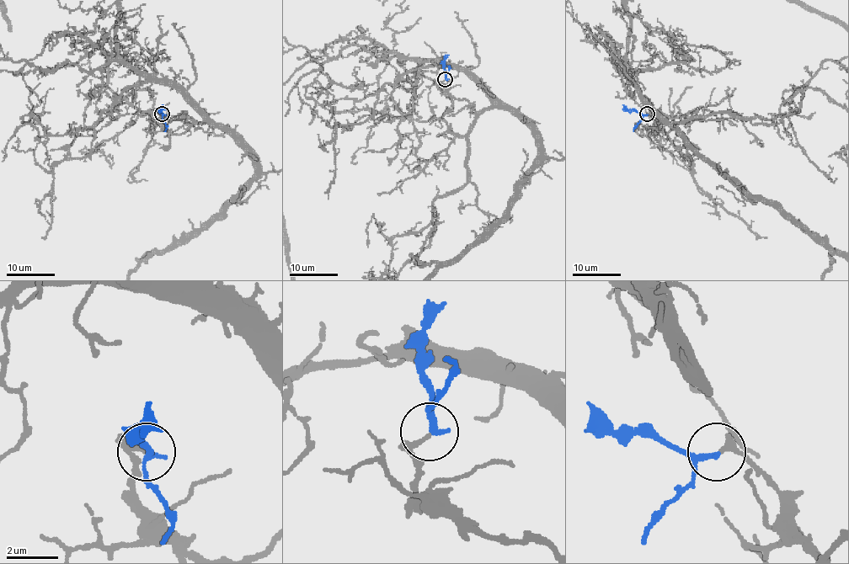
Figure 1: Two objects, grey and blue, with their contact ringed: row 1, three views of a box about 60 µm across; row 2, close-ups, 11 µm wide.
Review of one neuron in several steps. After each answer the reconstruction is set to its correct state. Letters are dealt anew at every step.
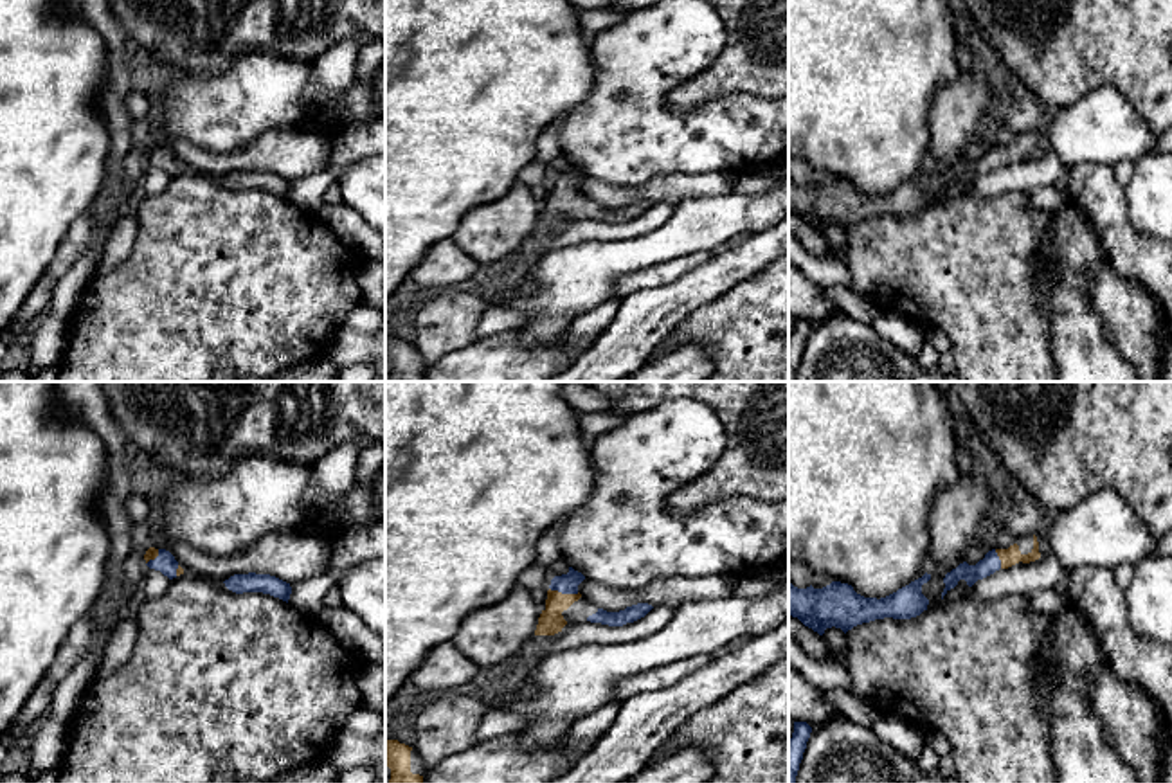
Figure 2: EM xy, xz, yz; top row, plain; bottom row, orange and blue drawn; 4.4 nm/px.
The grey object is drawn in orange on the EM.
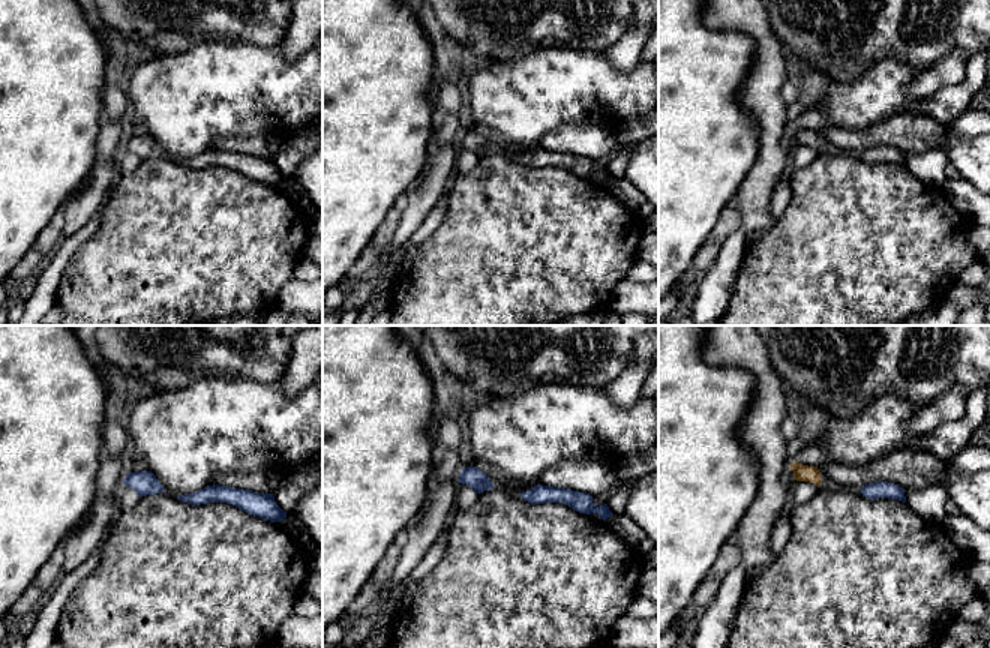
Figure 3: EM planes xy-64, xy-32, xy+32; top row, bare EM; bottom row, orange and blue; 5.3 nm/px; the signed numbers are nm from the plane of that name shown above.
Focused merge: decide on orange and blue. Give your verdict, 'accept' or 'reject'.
accept

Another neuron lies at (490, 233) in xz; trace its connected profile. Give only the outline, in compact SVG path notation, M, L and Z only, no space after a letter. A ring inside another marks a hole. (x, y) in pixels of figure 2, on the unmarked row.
M517 182L502 198L466 212L452 239L479 265L499 263L520 252L540 211L542 198Z

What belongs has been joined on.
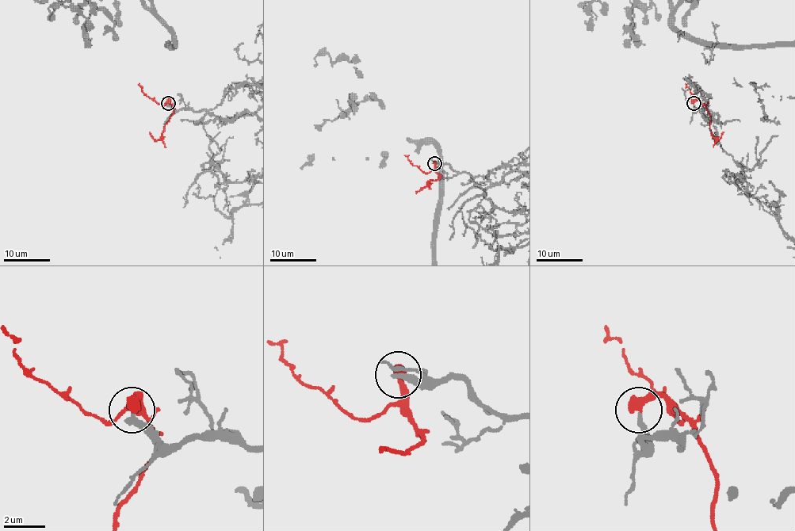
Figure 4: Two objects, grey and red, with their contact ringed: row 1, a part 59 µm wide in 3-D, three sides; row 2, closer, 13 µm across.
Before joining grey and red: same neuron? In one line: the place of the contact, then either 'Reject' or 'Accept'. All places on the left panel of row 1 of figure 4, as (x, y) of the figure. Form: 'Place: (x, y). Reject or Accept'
Place: (168, 103). Accept

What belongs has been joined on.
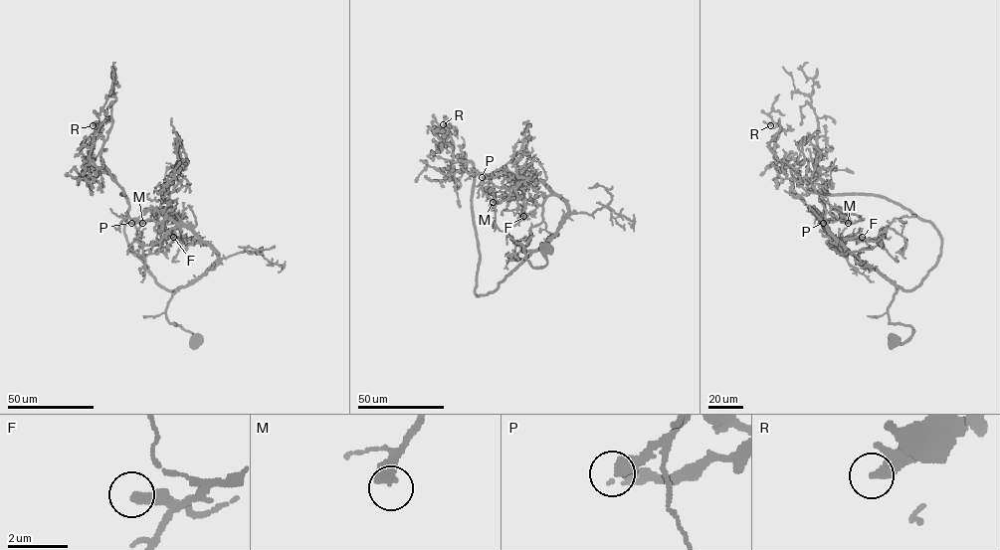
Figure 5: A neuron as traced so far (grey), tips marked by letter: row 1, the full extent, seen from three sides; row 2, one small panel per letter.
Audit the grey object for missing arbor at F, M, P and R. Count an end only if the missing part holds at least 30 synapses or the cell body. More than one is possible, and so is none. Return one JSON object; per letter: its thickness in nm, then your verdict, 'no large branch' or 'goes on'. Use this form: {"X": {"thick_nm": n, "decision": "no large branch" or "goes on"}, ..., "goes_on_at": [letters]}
{"F": {"thick_nm": 400, "decision": "no large branch"}, "M": {"thick_nm": 500, "decision": "no large branch"}, "P": {"thick_nm": 400, "decision": "goes on"}, "R": {"thick_nm": 280, "decision": "no large branch"}, "goes_on_at": ["P"]}

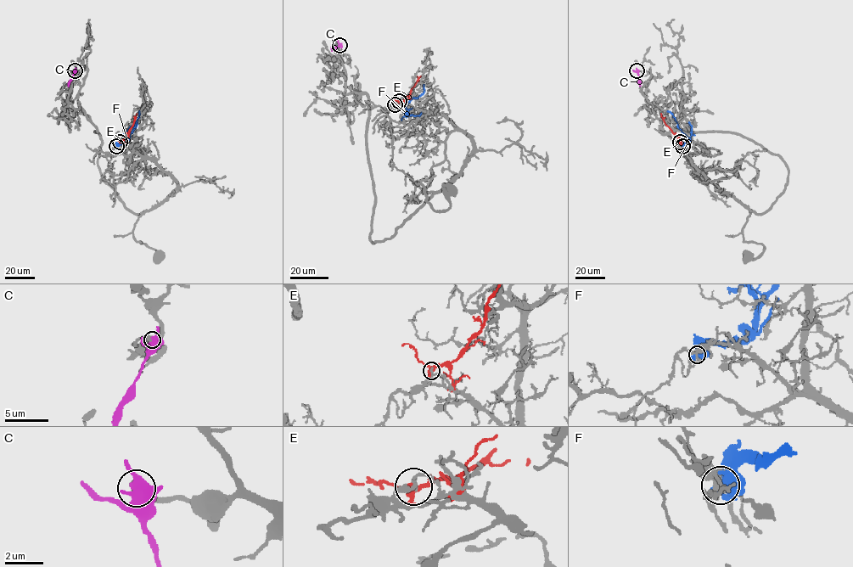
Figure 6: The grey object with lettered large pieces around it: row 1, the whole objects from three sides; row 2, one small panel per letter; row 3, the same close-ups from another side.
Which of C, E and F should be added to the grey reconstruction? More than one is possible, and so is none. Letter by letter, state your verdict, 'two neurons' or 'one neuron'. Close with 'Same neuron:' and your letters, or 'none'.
C: one neuron
E: two neurons
F: two neurons
Same neuron: C

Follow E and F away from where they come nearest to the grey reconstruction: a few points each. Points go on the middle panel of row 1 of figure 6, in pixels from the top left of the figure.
E: (399, 101), (409, 95), (420, 75)
F: (395, 103), (407, 114), (406, 106), (423, 92), (423, 84)

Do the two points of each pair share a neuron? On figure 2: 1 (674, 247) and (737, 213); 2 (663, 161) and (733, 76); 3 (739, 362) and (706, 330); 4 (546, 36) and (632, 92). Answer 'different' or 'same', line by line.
1: same
2: different
3: same
4: different

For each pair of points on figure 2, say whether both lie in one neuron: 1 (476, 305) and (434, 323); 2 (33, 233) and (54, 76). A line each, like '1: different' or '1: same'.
1: same
2: same

